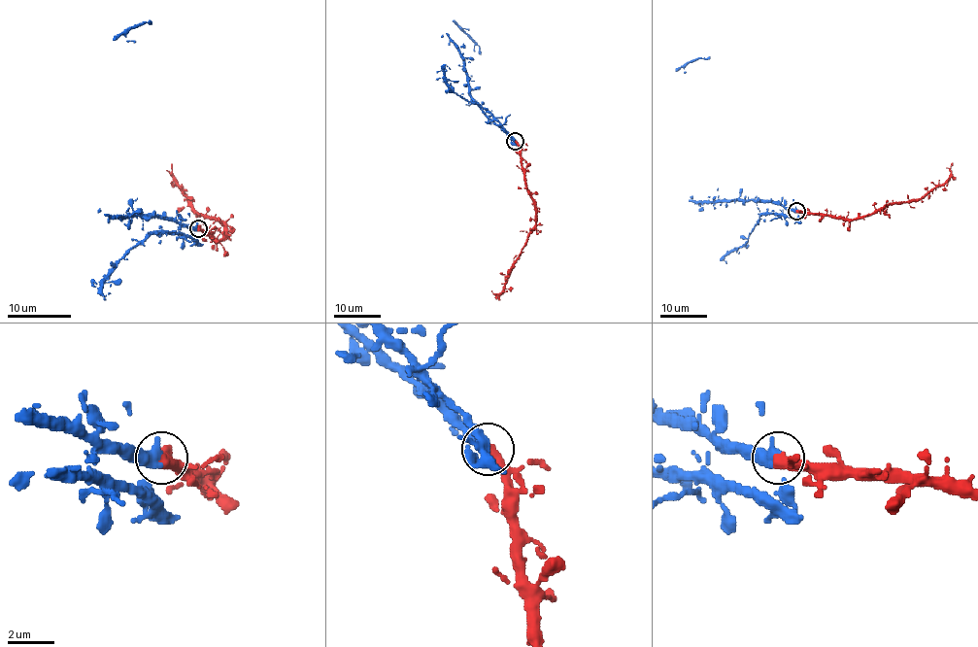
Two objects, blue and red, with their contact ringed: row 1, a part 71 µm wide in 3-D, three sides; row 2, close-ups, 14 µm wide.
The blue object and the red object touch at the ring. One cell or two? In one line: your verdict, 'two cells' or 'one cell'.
one cell

